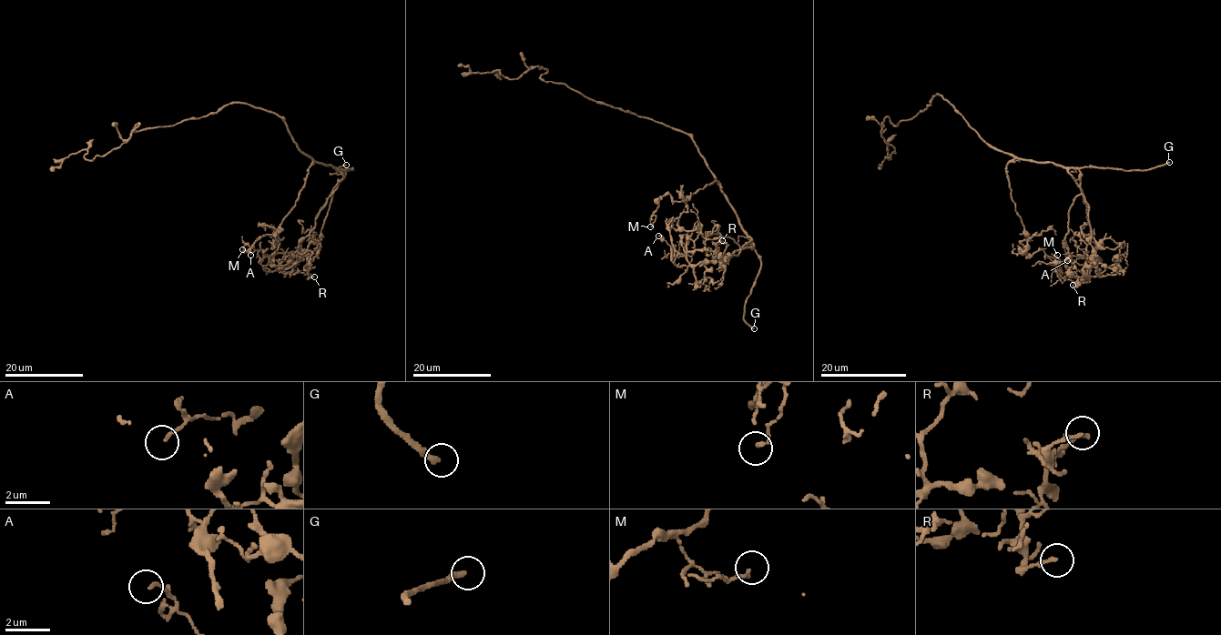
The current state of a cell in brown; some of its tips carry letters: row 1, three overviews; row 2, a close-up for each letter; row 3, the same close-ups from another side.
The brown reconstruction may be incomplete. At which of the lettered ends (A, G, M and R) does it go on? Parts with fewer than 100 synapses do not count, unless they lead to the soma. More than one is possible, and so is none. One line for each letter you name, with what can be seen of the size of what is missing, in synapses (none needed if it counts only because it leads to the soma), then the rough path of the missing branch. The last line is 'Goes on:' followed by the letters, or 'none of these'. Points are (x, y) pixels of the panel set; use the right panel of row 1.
Goes on: G

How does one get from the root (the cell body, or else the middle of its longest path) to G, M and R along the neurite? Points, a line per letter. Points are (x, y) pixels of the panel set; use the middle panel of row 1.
G: (692, 139), (761, 262), (756, 282), (744, 306), (743, 319), (754, 328)
M: (692, 139), (720, 186), (715, 181), (681, 201), (664, 195), (651, 215), (656, 221), (650, 226)
R: (692, 139), (742, 231), (750, 238), (737, 255), (727, 258), (724, 258), (716, 249), (716, 243), (722, 240)

